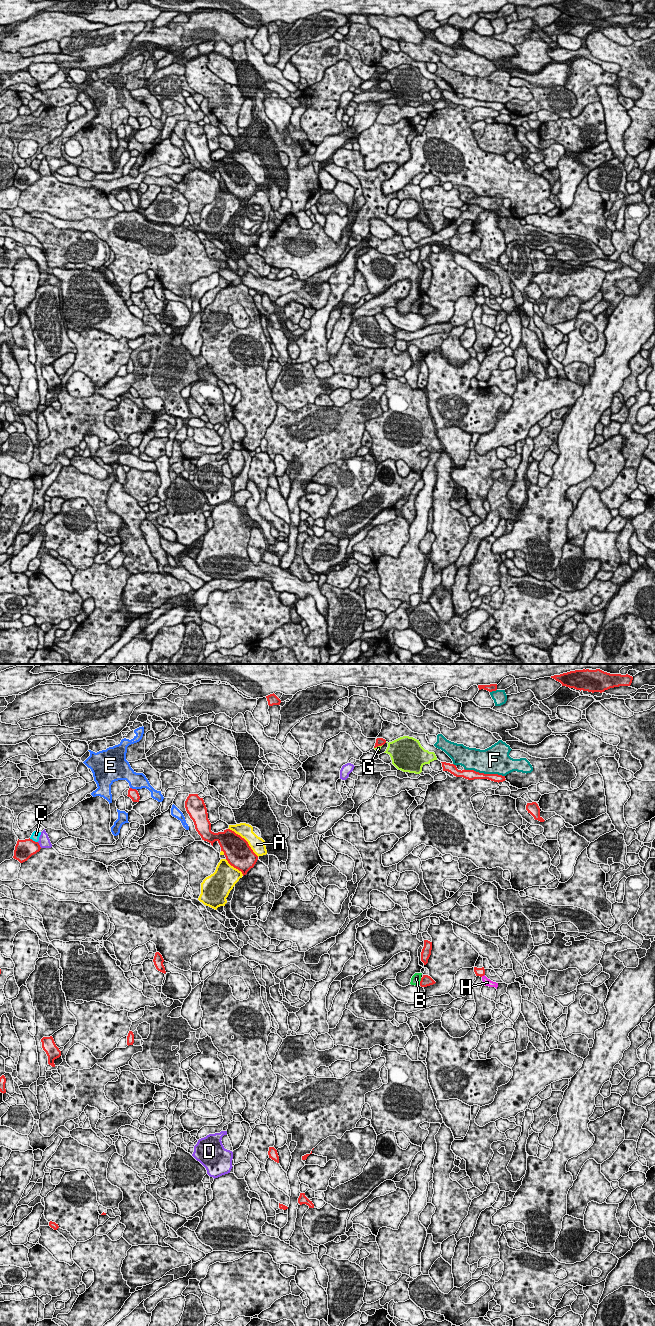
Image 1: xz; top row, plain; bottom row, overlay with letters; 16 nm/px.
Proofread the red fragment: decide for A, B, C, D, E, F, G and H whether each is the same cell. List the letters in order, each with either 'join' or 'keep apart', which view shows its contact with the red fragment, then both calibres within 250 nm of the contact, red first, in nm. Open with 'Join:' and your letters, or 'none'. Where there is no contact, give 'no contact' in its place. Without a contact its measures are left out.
Join: none
A: keep apart; contact in xz; calibres 440 and 240 nm
B: keep apart; contact in xz; calibres 170 and 160 nm
C: keep apart; contact in xz; calibres 320 and 130 nm
D: keep apart; contact in xz; calibres 320 and 190 nm
E: keep apart; contact in xz; calibres 160 and 260 nm
F: keep apart; contact in xz; calibres 160 and 420 nm
G: keep apart; contact in xz; calibres 130 and 70 nm
H: keep apart; contact in xz; calibres 130 and 130 nm

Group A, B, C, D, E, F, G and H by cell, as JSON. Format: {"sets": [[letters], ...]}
{"sets": [["A"], ["B"], ["C"], ["D"], ["E"], ["F"], ["G"], ["H"]]}

